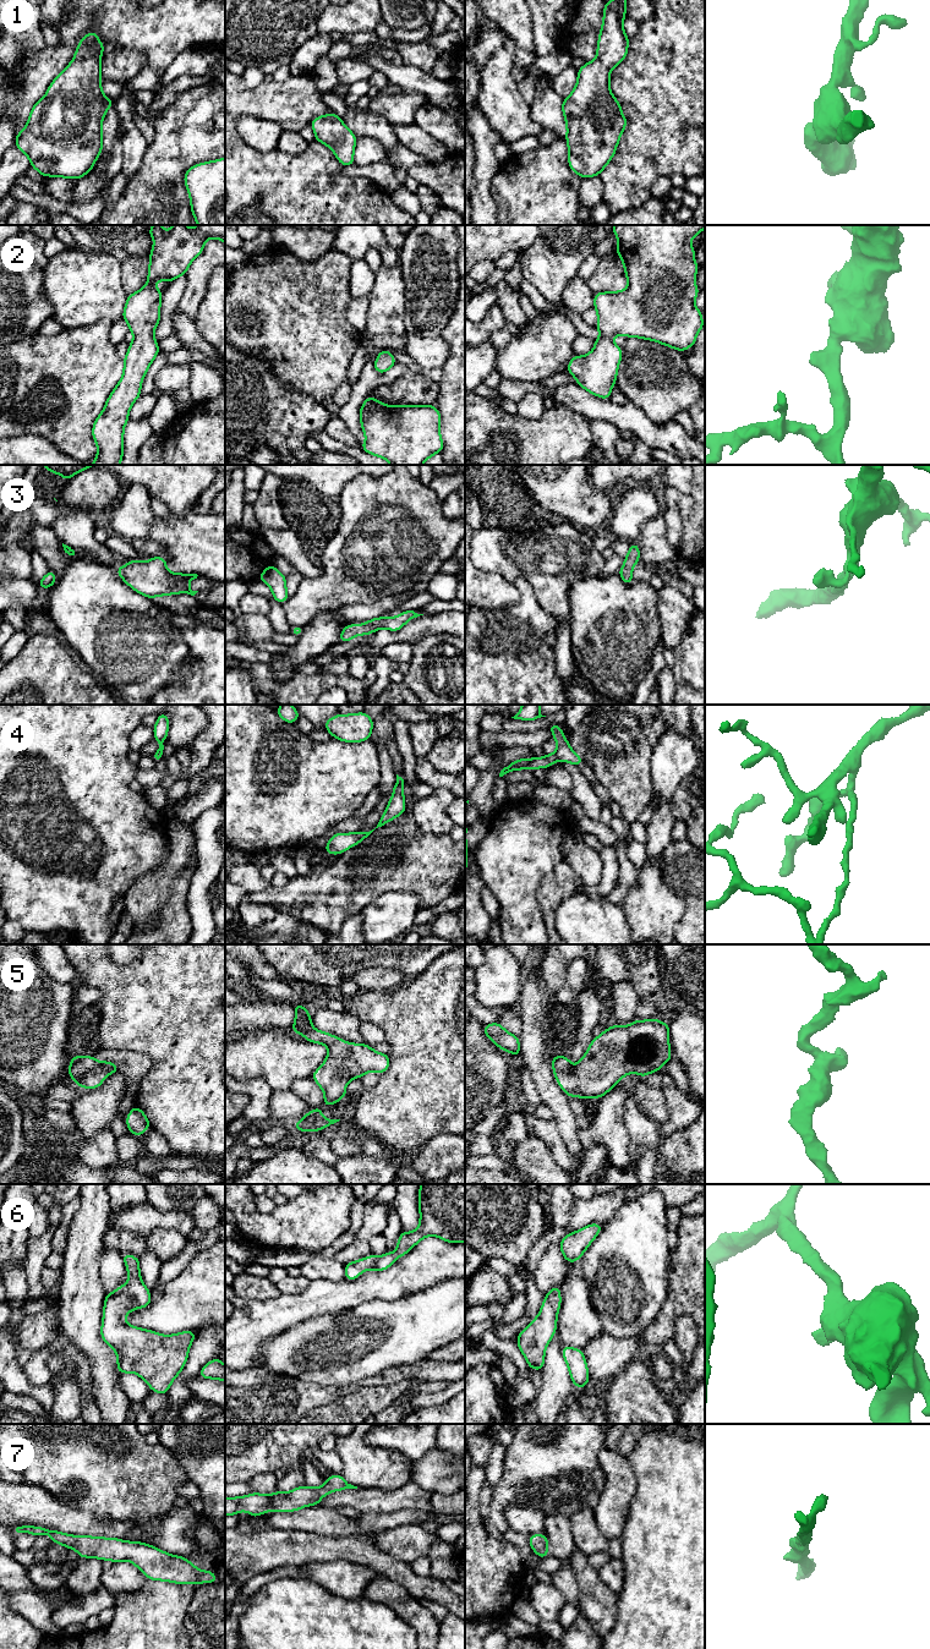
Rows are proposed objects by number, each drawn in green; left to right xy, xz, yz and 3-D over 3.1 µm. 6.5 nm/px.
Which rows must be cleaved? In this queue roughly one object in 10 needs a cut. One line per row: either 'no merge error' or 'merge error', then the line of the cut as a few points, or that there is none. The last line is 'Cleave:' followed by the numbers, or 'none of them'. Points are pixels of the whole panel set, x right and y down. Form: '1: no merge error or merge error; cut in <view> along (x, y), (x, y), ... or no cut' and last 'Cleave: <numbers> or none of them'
1: no merge error; no cut
2: no merge error; no cut
3: no merge error; no cut
4: no merge error; no cut
5: no merge error; no cut
6: no merge error; no cut
7: no merge error; no cut
Cleave: none of them

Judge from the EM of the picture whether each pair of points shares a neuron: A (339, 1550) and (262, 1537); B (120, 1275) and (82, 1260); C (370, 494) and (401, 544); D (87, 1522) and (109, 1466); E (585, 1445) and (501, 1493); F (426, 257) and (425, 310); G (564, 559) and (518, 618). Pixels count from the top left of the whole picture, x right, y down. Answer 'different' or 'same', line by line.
A: same
B: different
C: same
D: different
E: same
F: same
G: different

